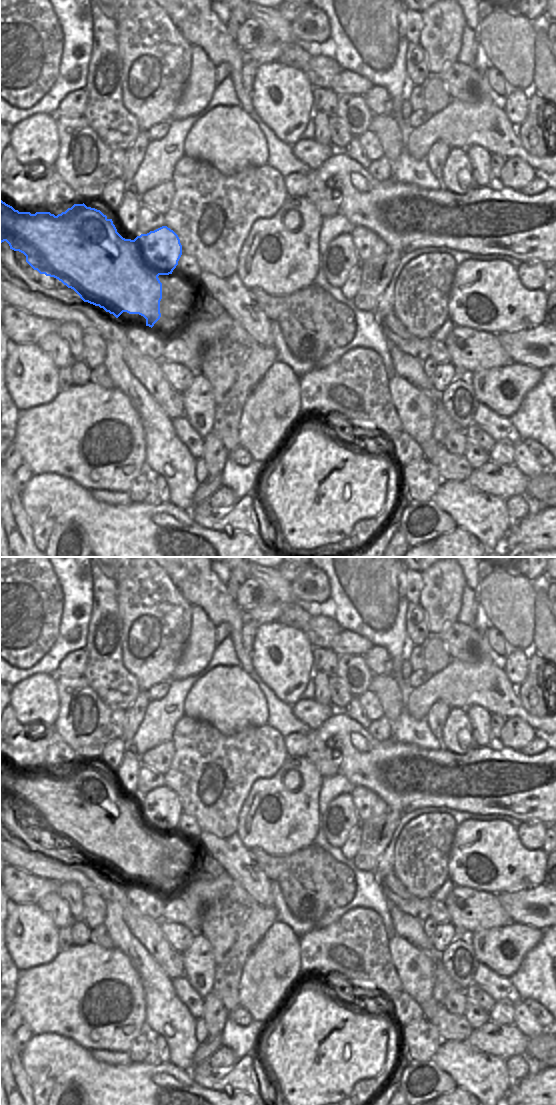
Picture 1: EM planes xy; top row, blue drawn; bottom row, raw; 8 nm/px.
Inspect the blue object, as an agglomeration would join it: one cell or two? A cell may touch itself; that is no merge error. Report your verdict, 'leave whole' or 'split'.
split

